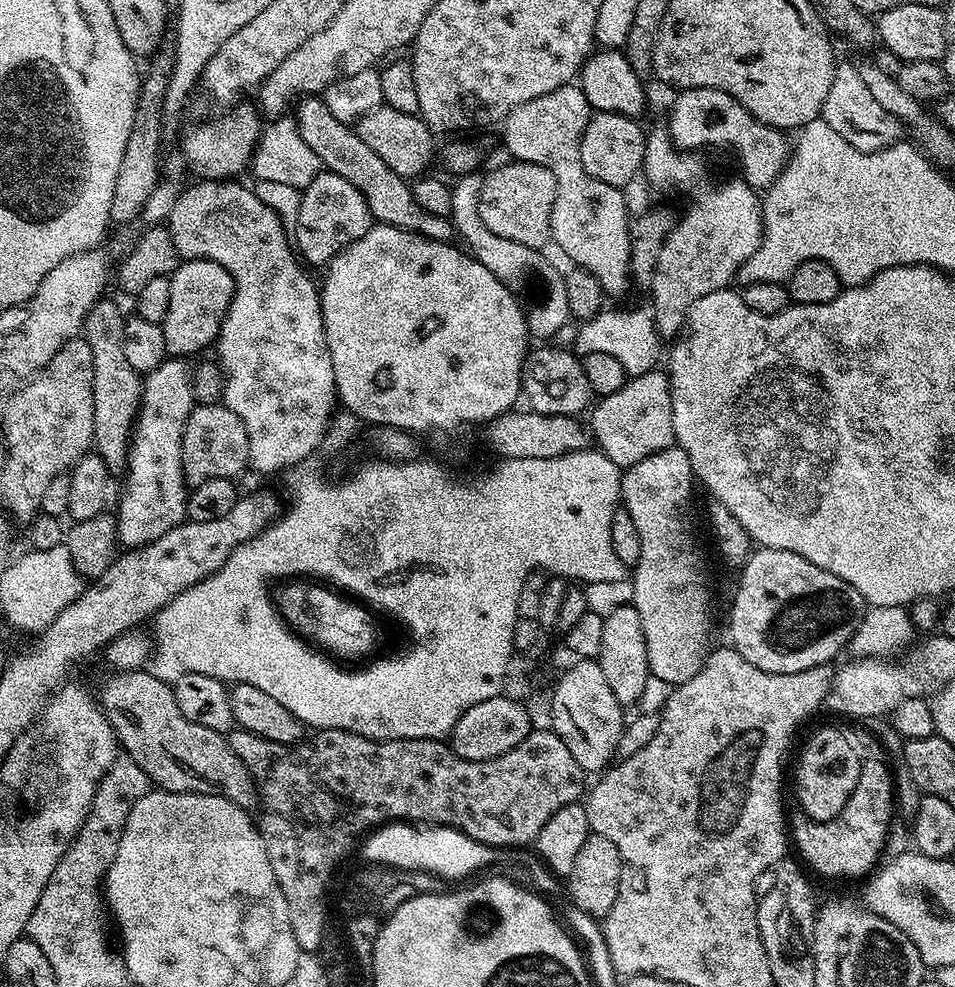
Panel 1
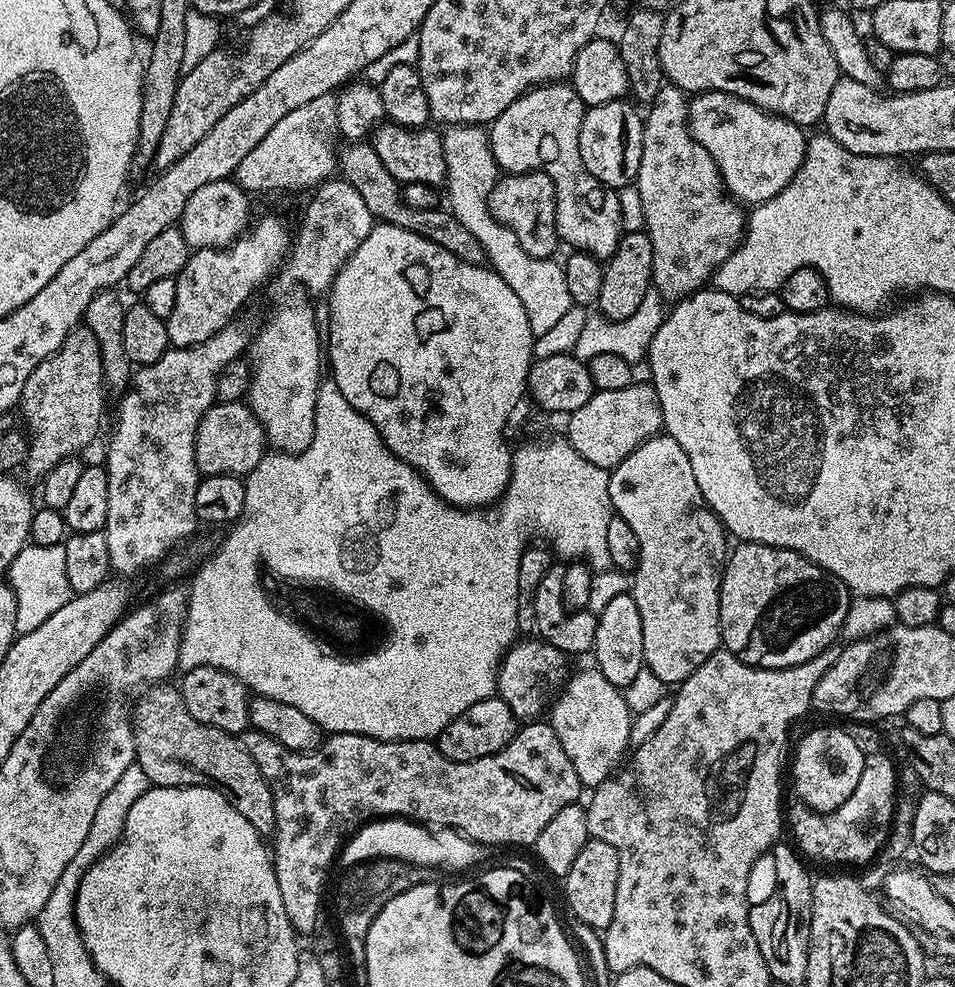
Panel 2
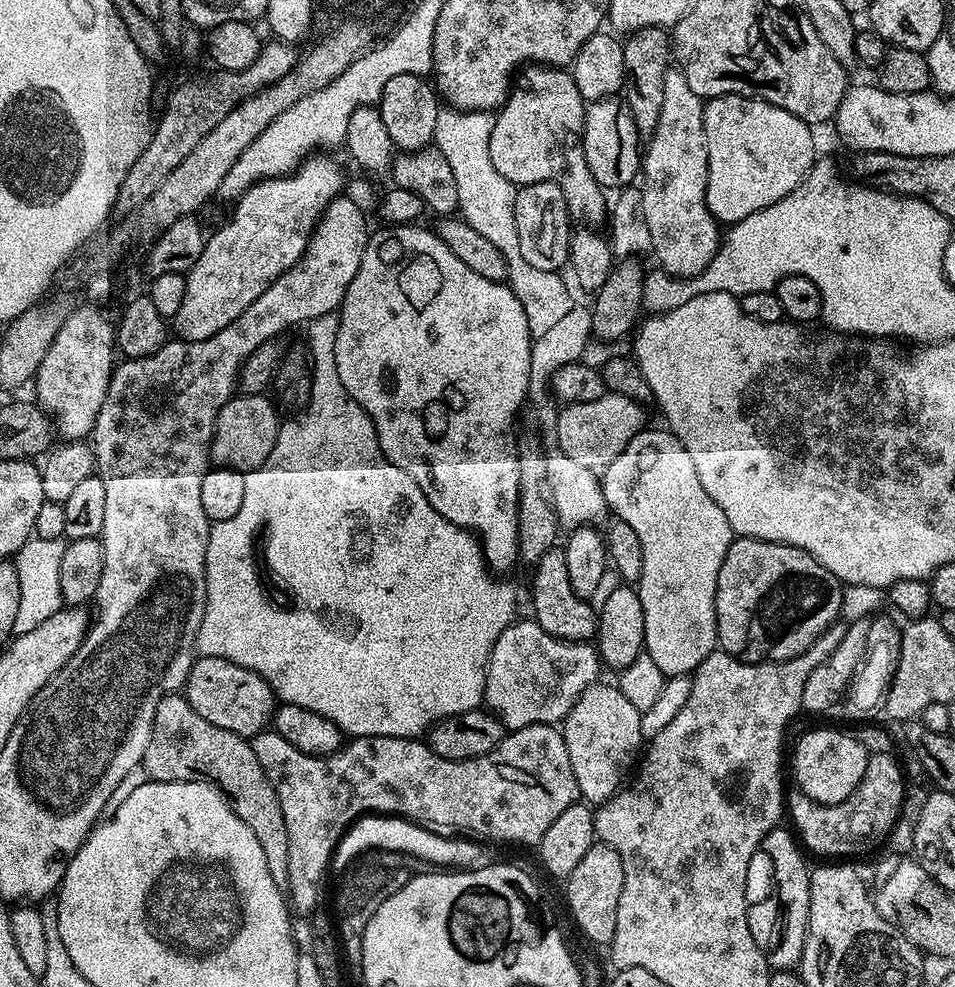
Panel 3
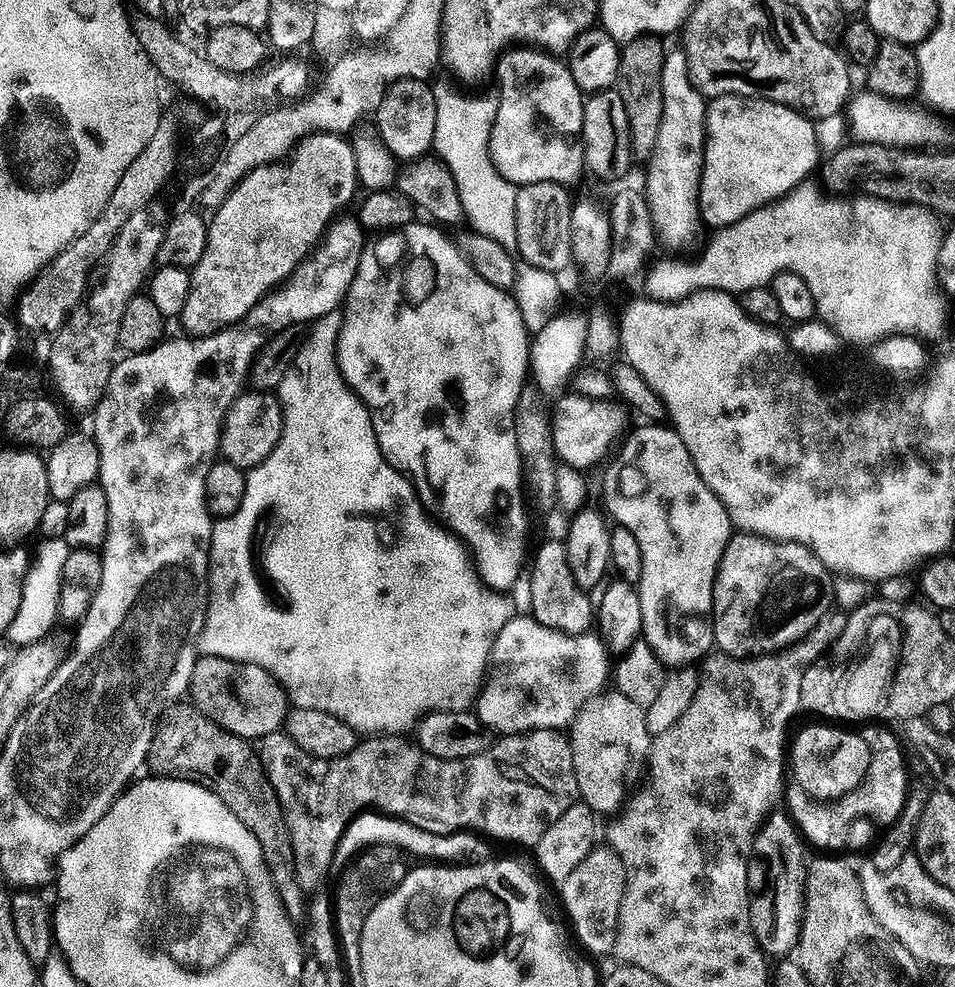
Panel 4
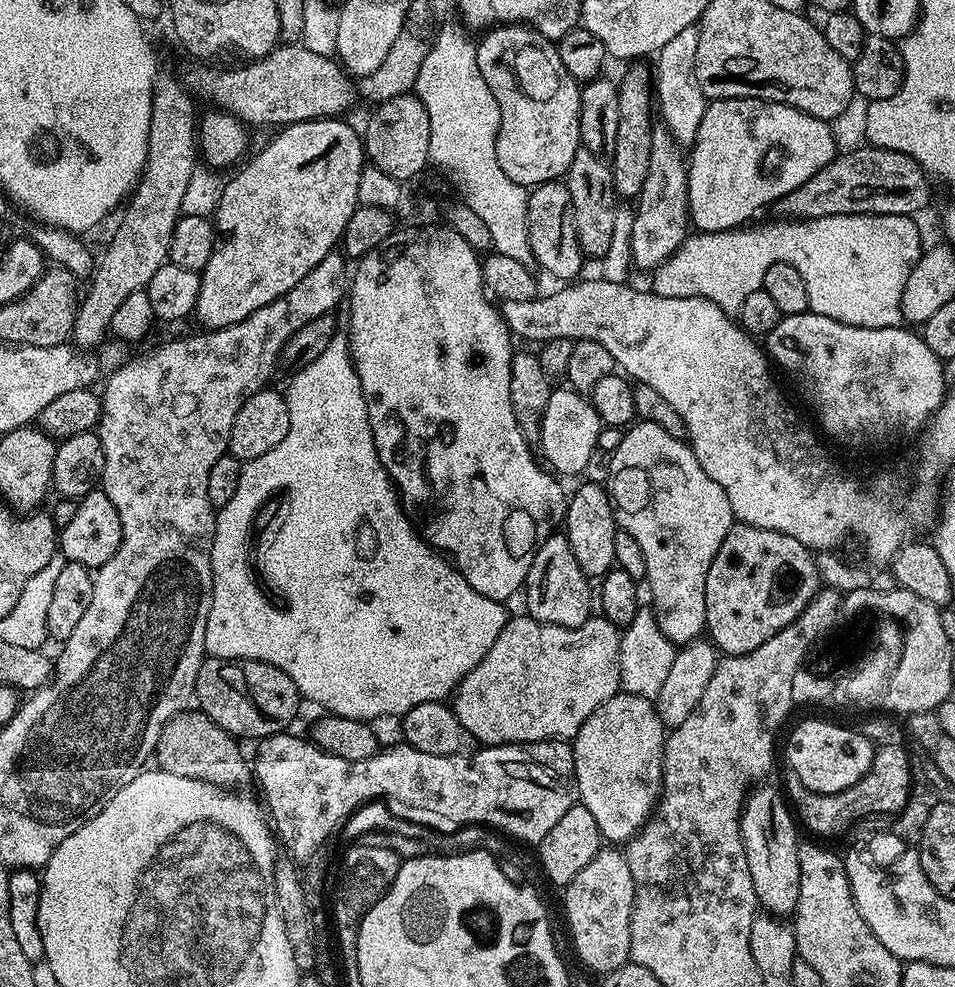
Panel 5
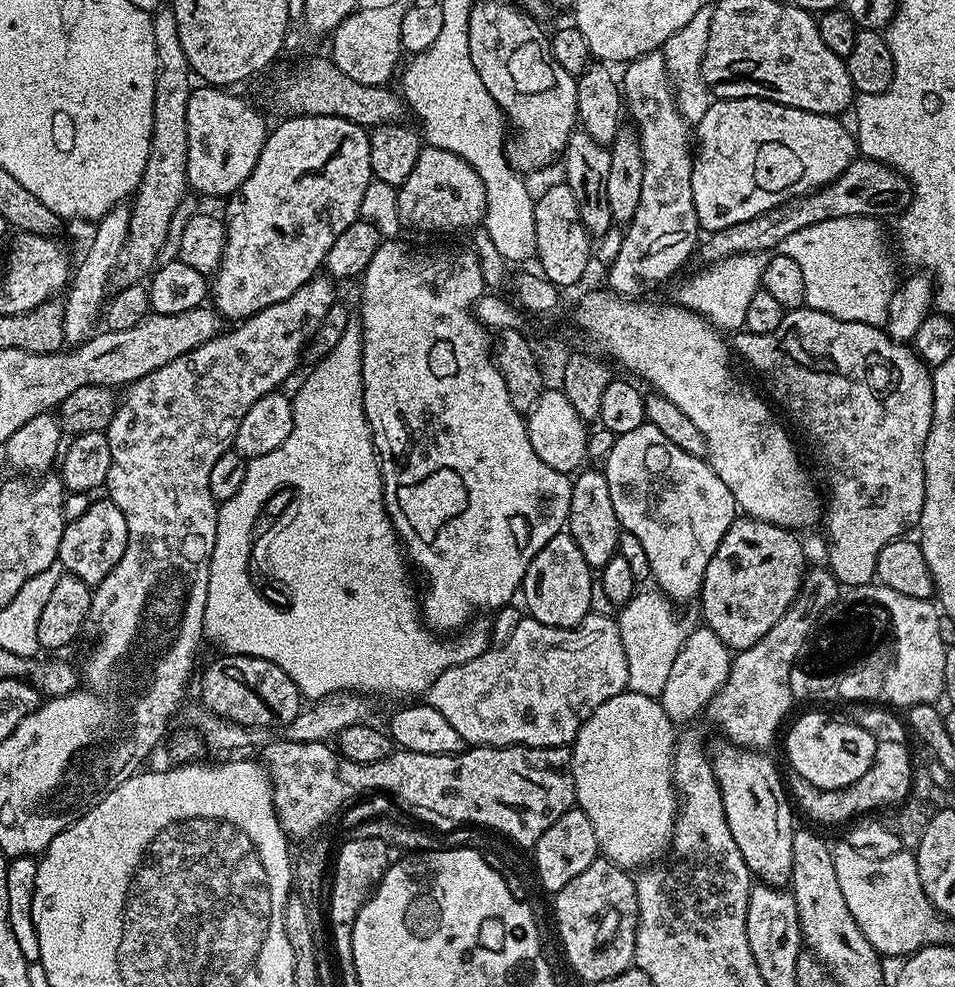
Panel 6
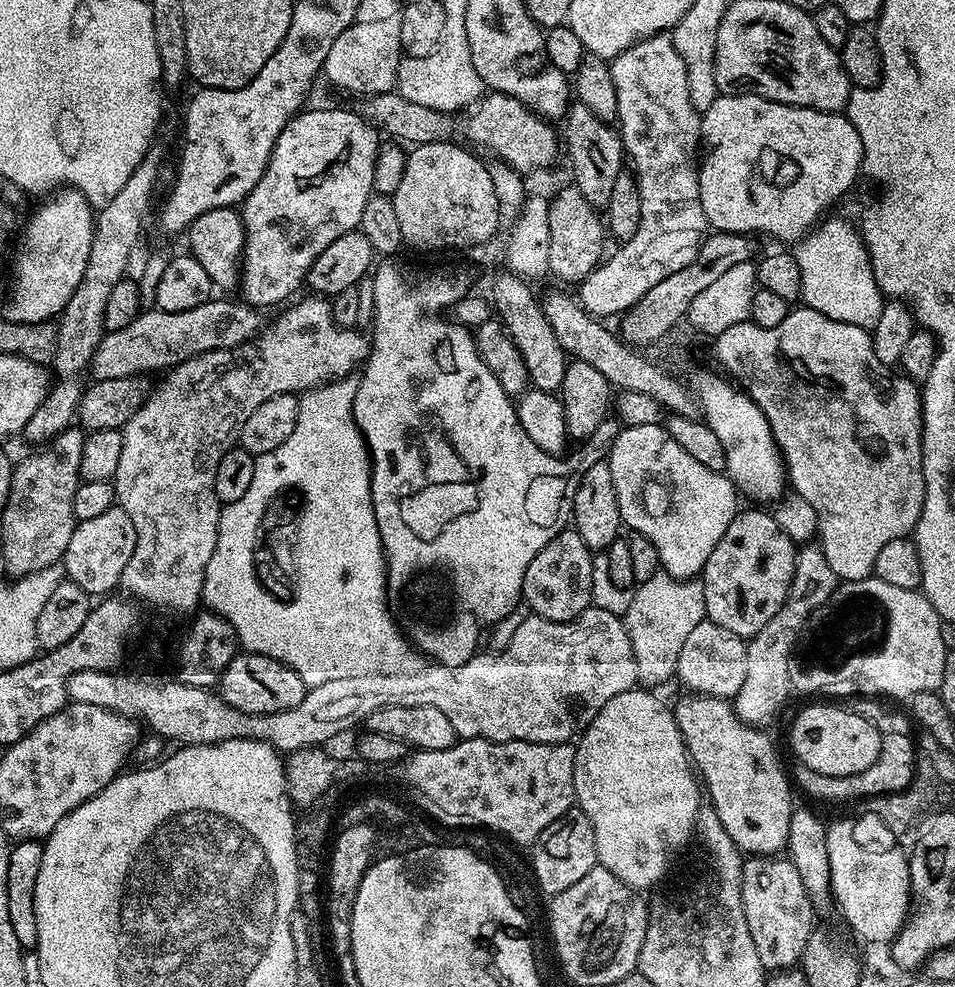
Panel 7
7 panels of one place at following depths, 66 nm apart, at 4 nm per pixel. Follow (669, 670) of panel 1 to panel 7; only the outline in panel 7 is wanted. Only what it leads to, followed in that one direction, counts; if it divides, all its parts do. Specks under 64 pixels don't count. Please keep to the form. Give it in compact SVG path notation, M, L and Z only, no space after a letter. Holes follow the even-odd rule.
M660 424L650 426L624 426L619 429L613 448L609 450L606 463L610 466L610 478L614 482L614 494L618 498L618 510L621 521L629 524L632 532L642 534L654 542L658 550L661 569L669 572L679 580L691 580L699 577L704 571L714 546L726 534L726 526L736 517L738 489L724 472L715 472L702 462L690 458L678 442L668 433L667 427Z

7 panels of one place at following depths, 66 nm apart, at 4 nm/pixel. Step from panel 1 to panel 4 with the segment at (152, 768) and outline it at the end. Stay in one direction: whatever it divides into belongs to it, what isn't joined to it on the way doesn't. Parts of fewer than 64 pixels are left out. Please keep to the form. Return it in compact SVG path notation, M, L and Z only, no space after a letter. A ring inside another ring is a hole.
M177 702L167 708L156 724L156 733L148 751L147 767L153 768L160 778L189 780L212 789L222 798L230 810L258 838L270 878L276 887L278 898L288 917L300 922L306 916L306 893L296 881L294 870L294 846L290 842L290 830L284 821L284 811L270 786L268 775L260 761L257 749L238 734L230 734L218 722L206 718L191 702Z

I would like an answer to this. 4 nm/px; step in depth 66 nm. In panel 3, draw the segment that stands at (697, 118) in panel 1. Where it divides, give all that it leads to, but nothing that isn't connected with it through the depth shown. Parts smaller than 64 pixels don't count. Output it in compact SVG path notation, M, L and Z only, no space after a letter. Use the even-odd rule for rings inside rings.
M720 96L709 99L704 106L704 144L708 148L708 189L706 190L706 202L712 215L716 217L721 225L731 226L737 224L742 218L746 218L755 212L761 212L766 206L770 206L774 202L778 202L782 198L786 198L786 194L790 194L804 180L804 175L811 170L813 164L818 159L816 153L816 140L812 137L813 129L805 120L796 117L788 110L780 109L776 105L772 105L768 101L756 99L753 96Z

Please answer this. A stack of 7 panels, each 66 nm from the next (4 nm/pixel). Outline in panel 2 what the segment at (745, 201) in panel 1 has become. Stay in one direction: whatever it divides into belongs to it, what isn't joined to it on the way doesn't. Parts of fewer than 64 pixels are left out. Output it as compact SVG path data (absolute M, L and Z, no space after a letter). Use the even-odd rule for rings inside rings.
M719 166L680 168L680 176L660 176L656 188L664 192L648 188L642 200L644 227L653 244L652 283L655 291L676 302L709 283L716 267L740 243L746 216L740 213L741 205L729 197Z

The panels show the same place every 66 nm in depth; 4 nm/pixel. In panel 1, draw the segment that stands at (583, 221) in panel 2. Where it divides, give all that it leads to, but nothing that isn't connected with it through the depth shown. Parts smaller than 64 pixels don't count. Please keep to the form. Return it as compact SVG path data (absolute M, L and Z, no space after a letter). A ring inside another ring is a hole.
M569 83L554 90L552 93L542 94L533 101L518 106L509 113L503 121L504 144L508 147L512 160L525 160L538 166L546 166L550 174L554 174L556 183L556 197L552 211L551 239L572 259L571 263L578 268L585 268L598 280L609 297L616 296L624 287L630 284L629 267L631 234L630 215L624 201L624 193L619 188L610 186L606 182L598 182L582 166L580 157L580 143L584 127L588 124L590 109L586 94L575 83Z

